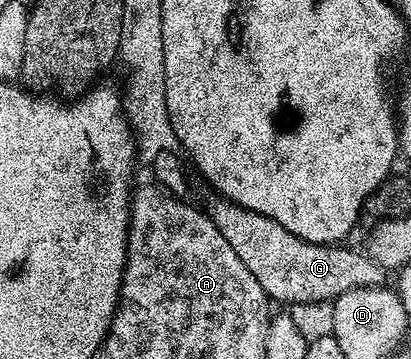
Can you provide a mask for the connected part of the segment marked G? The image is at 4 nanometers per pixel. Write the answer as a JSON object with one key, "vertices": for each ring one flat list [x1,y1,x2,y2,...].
{"vertices":[[226,198,214,199,205,205,207,217,213,222,213,226,217,226,217,230,221,230,221,234,225,234,225,242,229,242,229,246,233,246,233,251,237,253,237,258,245,262,249,274,257,278,257,283,260,284,261,290,265,290,268,301,280,300,285,306,297,303,334,302,338,296,354,288,378,288,384,283,385,270,372,256,368,256,366,251,354,252,353,249,343,248,347,246,339,244,305,242,297,238,297,234,285,230,281,222,265,214,242,208,240,204,235,204]]}

